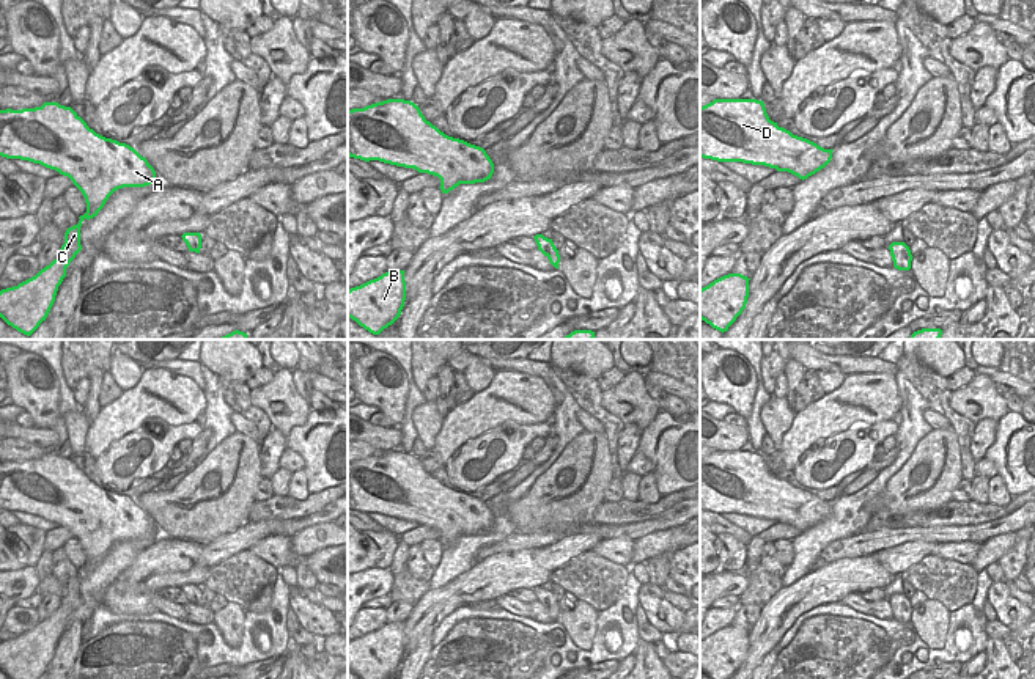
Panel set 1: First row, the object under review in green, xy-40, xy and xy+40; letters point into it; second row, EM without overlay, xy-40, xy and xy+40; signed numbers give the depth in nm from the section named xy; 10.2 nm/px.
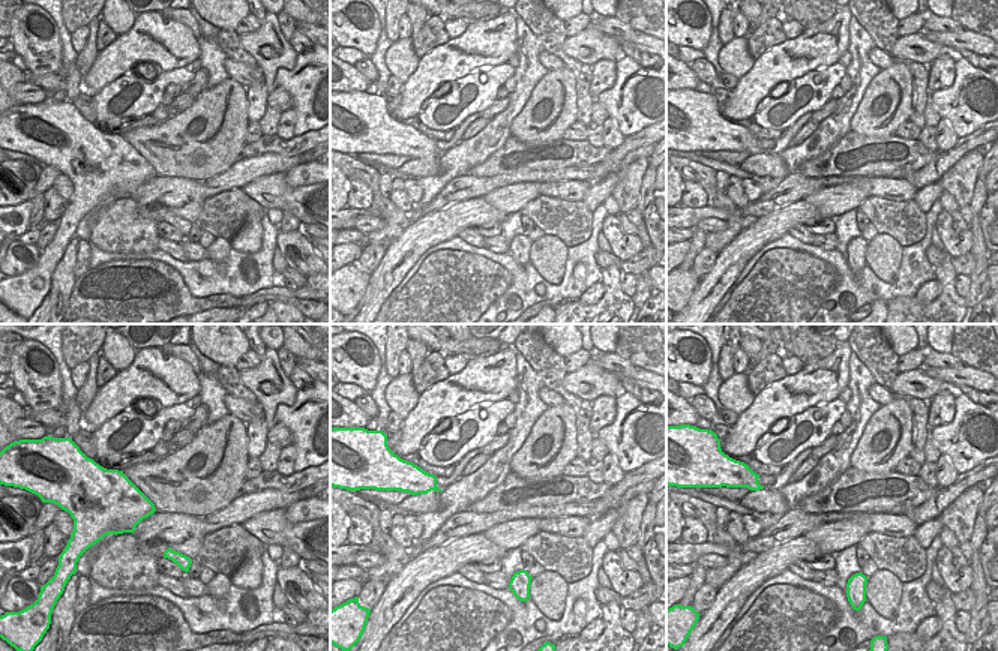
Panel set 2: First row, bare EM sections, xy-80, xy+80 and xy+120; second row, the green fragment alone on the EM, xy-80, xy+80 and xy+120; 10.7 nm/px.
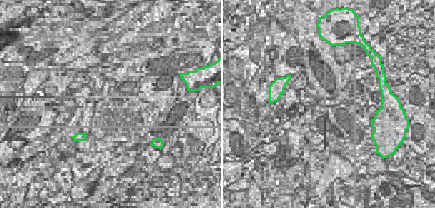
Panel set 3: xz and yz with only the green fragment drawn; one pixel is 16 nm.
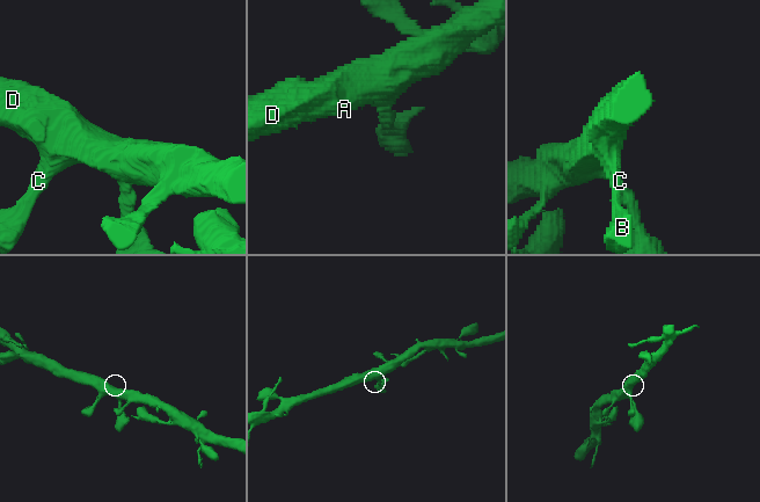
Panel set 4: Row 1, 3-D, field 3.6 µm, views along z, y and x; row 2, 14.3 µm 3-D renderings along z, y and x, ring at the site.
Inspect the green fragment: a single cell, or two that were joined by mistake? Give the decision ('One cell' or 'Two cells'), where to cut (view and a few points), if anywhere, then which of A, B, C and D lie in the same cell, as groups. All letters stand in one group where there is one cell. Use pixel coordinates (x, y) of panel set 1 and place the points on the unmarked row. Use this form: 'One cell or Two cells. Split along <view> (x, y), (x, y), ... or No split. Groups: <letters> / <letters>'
One cell. No split. Groups: A B C D

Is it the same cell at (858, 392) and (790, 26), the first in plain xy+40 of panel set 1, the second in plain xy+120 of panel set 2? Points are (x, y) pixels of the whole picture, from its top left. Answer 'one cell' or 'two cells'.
two cells

